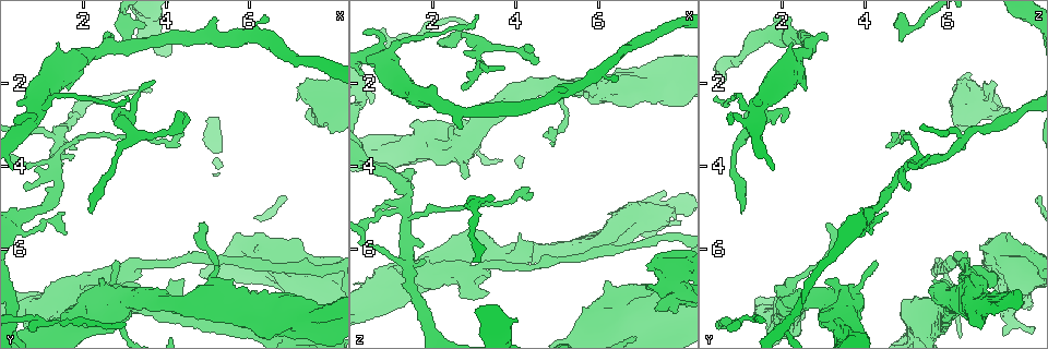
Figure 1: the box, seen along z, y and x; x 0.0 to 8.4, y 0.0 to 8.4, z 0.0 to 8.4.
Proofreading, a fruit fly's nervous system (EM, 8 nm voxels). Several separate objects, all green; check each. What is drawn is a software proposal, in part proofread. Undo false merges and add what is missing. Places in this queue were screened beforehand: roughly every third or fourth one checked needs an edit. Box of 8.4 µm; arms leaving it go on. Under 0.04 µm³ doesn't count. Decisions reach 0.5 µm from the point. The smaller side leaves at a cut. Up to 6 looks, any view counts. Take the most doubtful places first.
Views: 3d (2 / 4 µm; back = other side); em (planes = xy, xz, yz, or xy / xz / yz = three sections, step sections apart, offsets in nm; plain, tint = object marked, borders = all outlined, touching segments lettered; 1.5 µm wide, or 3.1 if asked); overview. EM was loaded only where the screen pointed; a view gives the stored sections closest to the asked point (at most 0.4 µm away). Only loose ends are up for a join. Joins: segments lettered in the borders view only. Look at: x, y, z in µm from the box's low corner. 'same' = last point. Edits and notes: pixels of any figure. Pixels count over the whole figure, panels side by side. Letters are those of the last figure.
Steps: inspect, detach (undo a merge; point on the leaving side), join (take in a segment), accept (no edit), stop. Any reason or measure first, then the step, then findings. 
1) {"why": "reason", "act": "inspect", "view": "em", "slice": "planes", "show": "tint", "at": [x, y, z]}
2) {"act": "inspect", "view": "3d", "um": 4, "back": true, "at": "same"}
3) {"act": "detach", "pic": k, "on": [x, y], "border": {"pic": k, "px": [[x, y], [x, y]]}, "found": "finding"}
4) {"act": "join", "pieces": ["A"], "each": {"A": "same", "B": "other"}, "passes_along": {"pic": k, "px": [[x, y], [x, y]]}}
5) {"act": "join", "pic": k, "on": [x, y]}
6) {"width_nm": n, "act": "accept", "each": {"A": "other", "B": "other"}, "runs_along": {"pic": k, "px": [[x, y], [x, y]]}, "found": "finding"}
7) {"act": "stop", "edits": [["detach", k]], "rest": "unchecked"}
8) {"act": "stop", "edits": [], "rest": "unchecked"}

{"why": "three arms meet", "act": "inspect", "view": "3d", "um": 2, "at": [1.80, 3.60, 6.30]}

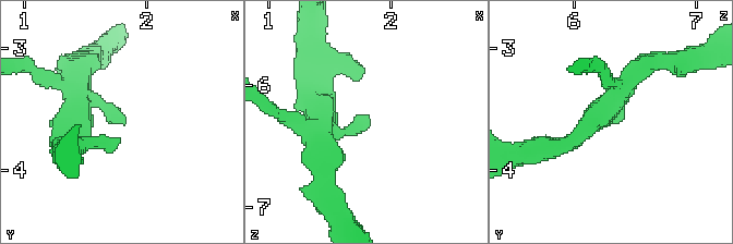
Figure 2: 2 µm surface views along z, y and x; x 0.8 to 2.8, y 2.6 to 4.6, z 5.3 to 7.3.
{"arms": 3, "act": "inspect", "view": "em", "slice": "yz", "step": 8, "show": "borders", "at": [1.82, 3.58, 6.26]}

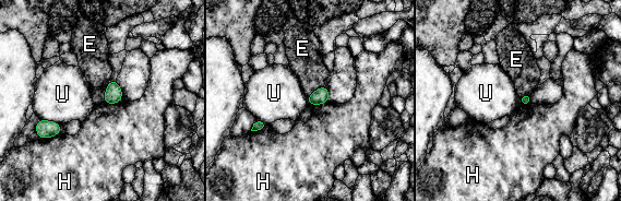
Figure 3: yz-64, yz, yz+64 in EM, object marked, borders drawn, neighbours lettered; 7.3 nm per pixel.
{"why": "cut it another way", "act": "inspect", "view": "em", "slice": "planes", "show": "borders", "at": "same"}

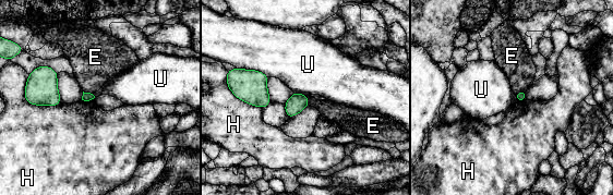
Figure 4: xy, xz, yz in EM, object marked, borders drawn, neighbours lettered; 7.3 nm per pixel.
{"act": "accept", "each": {"E": "other", "H": "other", "U": "other"}, "border": {"pic": 4, "px": [[526, 89], [514, 94]]}, "found": "none of them fits"}

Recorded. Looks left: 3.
{"why": "sudden change in width", "act": "inspect", "view": "em", "slice": "planes", "show": "tint", "at": [2.85, 6.55, 6.55]}

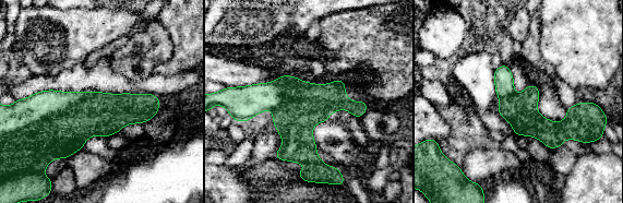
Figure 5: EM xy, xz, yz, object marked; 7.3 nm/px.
{"why": "what lies round it", "act": "inspect", "view": "em", "slice": "planes", "show": "borders", "at": "same"}

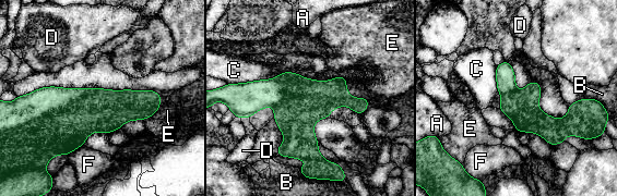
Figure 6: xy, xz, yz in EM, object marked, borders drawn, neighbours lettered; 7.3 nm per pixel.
{"act": "detach", "pic": 6, "on": [24, 109], "each": {"A": "other", "B": "other", "C": "other", "D": "other", "E": "other", "F": "other"}, "part_leaving": {"pic": 6, "px": [[90, 90], [46, 99], [22, 117]]}, "found": "two neurons meet here"}

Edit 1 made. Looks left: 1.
{"act": "stop", "edits": [["detach", 6]], "rest": "unchecked"}

